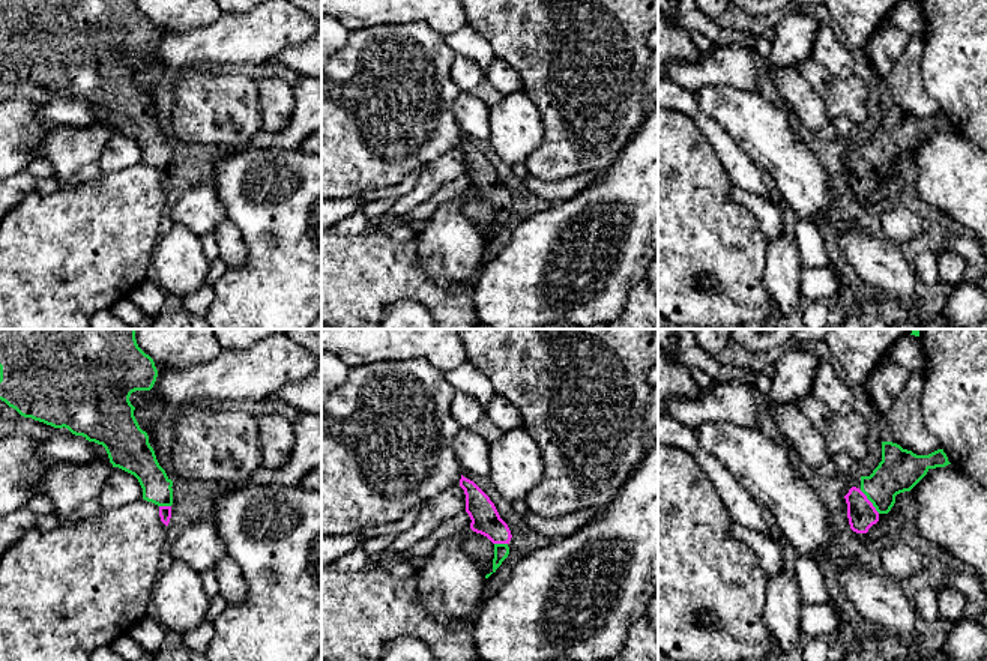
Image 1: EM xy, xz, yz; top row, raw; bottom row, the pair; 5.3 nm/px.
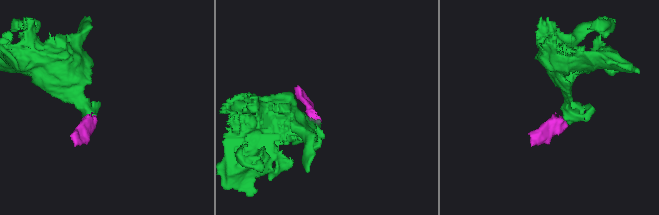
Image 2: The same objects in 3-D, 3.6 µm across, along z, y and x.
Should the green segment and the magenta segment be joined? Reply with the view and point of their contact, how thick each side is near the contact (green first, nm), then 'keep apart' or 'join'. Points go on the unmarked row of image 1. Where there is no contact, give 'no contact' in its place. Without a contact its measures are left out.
meets green in yz at (870, 164); 220 nm thick on the green side, 150 nm on the other; join

